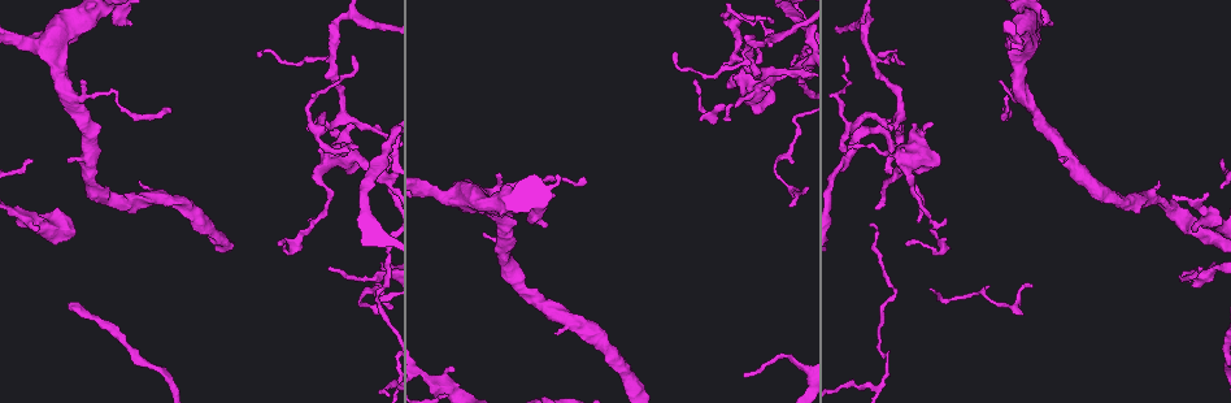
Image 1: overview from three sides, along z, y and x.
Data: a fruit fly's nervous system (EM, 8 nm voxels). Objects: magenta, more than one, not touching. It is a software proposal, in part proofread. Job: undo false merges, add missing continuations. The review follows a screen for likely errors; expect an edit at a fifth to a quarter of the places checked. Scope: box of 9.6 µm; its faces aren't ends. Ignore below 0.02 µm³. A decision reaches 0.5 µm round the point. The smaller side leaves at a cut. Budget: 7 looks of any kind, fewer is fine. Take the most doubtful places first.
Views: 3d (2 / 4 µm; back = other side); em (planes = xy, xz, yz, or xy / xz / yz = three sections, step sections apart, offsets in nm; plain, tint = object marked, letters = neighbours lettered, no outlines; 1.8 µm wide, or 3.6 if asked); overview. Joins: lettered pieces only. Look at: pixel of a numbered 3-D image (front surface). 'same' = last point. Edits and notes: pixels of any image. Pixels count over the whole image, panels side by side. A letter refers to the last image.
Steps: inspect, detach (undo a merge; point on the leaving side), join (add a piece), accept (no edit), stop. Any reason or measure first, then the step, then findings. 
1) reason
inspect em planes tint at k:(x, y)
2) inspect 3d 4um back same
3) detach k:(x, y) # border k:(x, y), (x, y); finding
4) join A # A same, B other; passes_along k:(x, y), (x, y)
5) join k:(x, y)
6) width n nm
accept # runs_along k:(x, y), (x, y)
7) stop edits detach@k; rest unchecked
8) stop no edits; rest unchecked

branch stops here
inspect 3d 4um at 1:(66, 160)

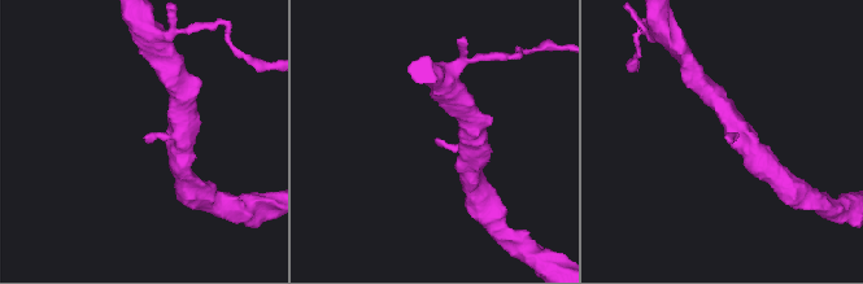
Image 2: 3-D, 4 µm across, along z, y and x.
need the tissue
inspect em yz step 16 tint at 2:(146, 139)

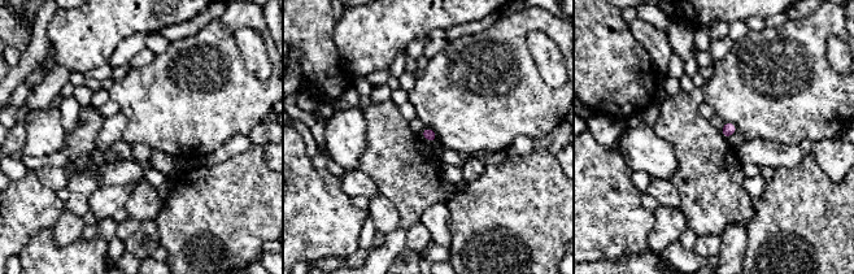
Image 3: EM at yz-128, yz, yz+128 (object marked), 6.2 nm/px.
inspect em planes letters same

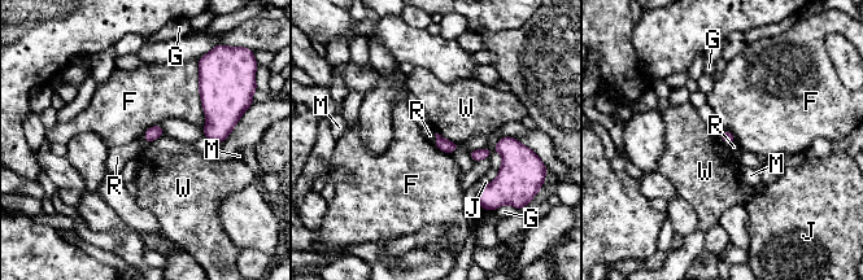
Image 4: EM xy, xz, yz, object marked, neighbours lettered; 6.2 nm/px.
accept # F other, G other, J other, M other, R other, W other; border 4:(435, 134), (432, 141); no lettered piece goes on from it

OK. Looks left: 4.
thick turns thin
inspect 3d 4um back at 1:(896, 155)

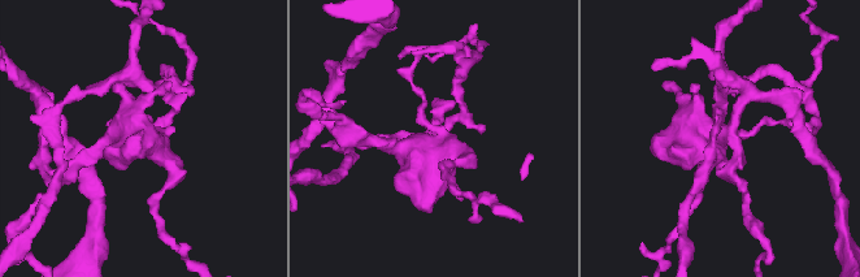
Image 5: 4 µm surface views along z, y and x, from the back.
inspect em 3.6um xy step 16 letters at 5:(725, 136)

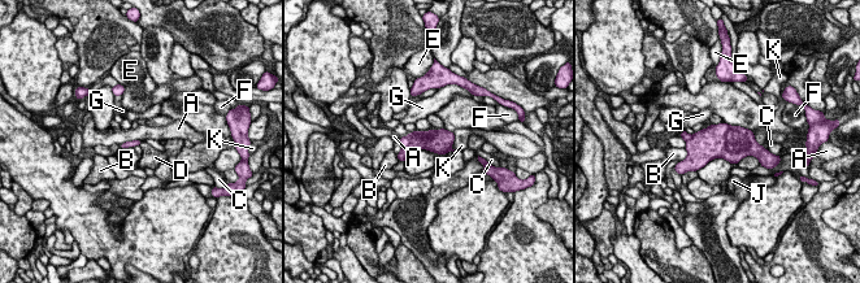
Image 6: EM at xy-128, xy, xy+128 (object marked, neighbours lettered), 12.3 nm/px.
detach 6:(428, 140) # A other, B other, C other, D other, E other, F other, G other, J other, K other; border 6:(407, 136), (408, 144), (402, 148); two neurons meet here

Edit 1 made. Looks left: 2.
branch point
inspect 3d 2um back at 1:(354, 16)

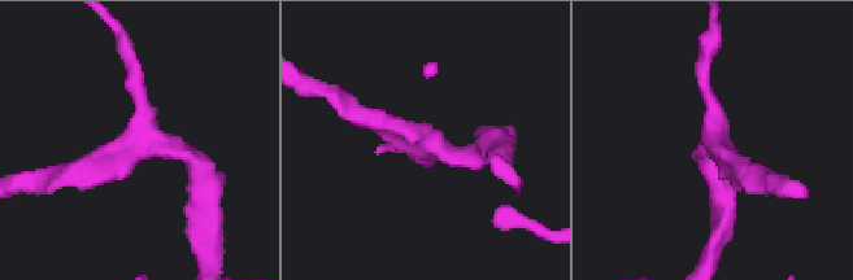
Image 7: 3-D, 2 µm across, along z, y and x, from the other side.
need the tissue
inspect em xy step 4 letters at 7:(434, 145)

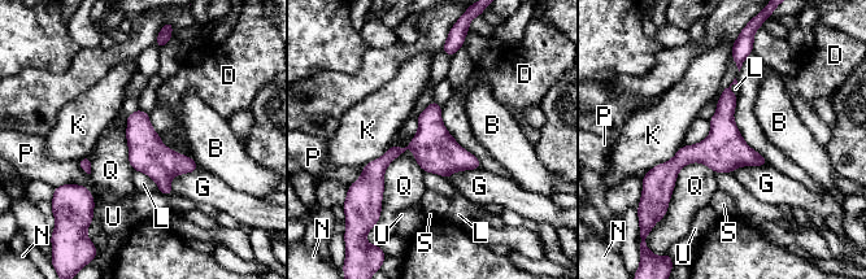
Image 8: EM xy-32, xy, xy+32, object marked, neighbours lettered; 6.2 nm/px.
accept # B other, D other, G other, K other, L other, N other, P other, Q other, S other, U other; continuous, no second neuron

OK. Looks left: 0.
stop edits detach@6; rest unchecked

